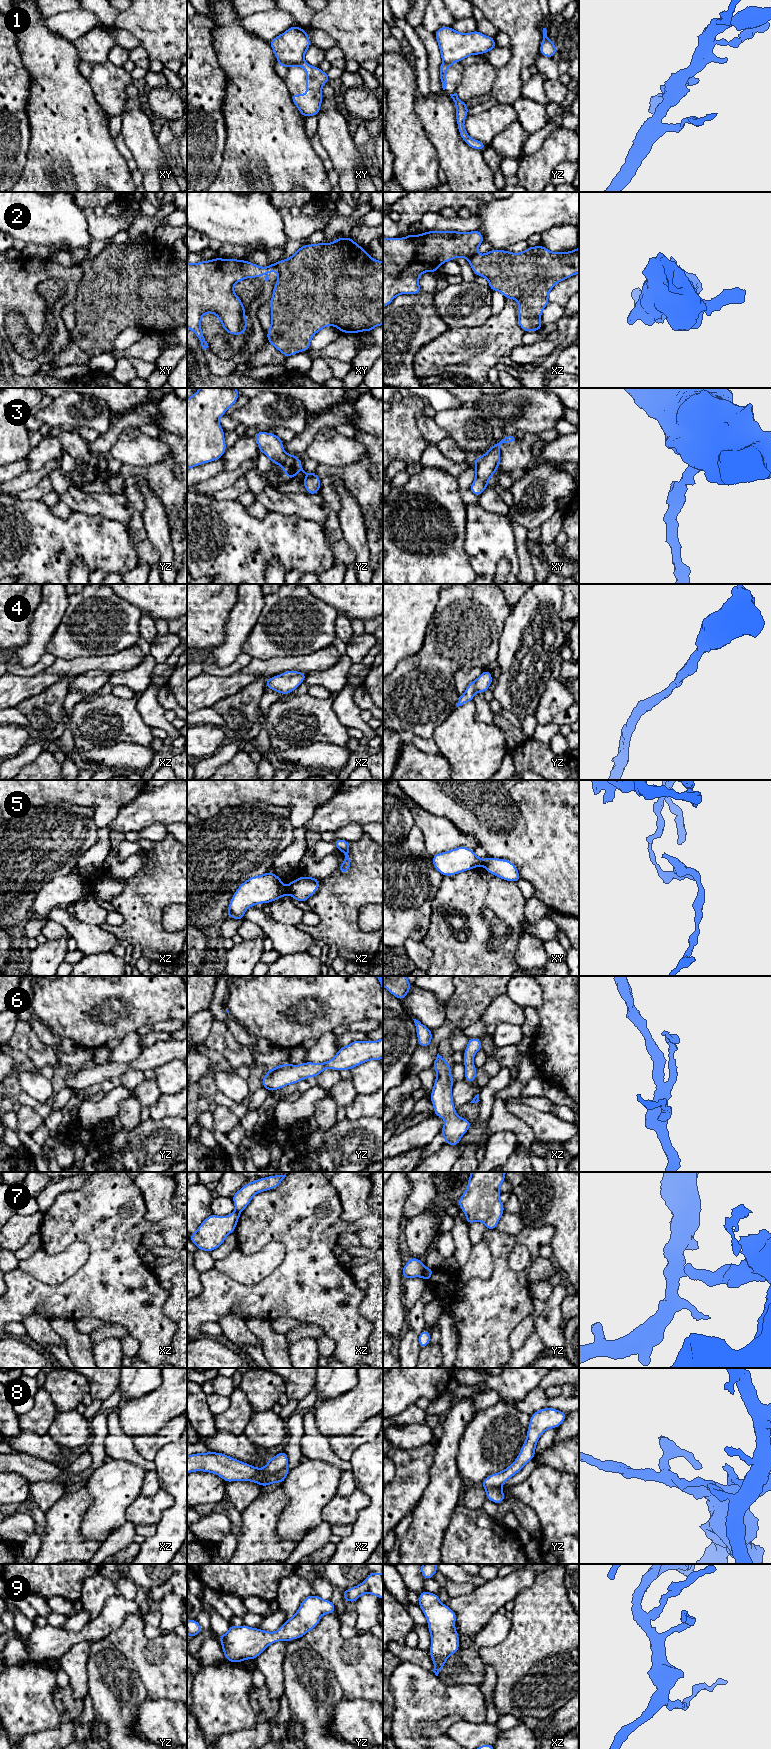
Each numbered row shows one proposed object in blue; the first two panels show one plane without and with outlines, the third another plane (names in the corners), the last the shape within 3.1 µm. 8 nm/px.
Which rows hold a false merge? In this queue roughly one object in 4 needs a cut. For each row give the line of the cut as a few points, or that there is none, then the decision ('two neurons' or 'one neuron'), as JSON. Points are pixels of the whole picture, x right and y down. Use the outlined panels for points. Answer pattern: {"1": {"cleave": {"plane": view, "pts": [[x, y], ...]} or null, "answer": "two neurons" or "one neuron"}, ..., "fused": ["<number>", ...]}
{"1": {"cleave": {"plane": "xy", "pts": [[303, 60], [297, 63], [290, 63]]}, "answer": "two neurons"}, "2": {"cleave": {"plane": "xz", "pts": [[476, 253], [468, 260]]}, "answer": "two neurons"}, "3": {"cleave": null, "answer": "one neuron"}, "4": {"cleave": null, "answer": "one neuron"}, "5": {"cleave": {"plane": "xz", "pts": [[285, 887], [287, 892]]}, "answer": "two neurons"}, "6": {"cleave": null, "answer": "one neuron"}, "7": {"cleave": {"plane": "yz", "pts": [[425, 1267], [421, 1276]]}, "answer": "two neurons"}, "8": {"cleave": {"plane": "xz", "pts": [[286, 1466], [273, 1473], [259, 1472]]}, "answer": "two neurons"}, "9": {"cleave": null, "answer": "one neuron"}, "fused": ["1", "2", "5", "7", "8"]}

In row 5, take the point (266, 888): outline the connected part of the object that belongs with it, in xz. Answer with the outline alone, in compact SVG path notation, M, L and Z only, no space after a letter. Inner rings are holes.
M272 871L253 876L243 882L235 891L226 914L232 919L244 920L244 913L249 907L271 903L286 895L287 890L281 878Z

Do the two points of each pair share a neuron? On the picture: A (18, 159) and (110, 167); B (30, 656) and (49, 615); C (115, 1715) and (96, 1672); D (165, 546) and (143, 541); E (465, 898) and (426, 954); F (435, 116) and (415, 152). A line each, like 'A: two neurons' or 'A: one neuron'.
A: two neurons
B: one neuron
C: one neuron
D: two neurons
E: two neurons
F: two neurons

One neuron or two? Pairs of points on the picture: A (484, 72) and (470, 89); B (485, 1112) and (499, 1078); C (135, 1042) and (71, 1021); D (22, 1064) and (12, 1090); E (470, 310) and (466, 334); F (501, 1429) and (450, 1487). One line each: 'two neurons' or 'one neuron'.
A: one neuron
B: one neuron
C: two neurons
D: one neuron
E: two neurons
F: two neurons

